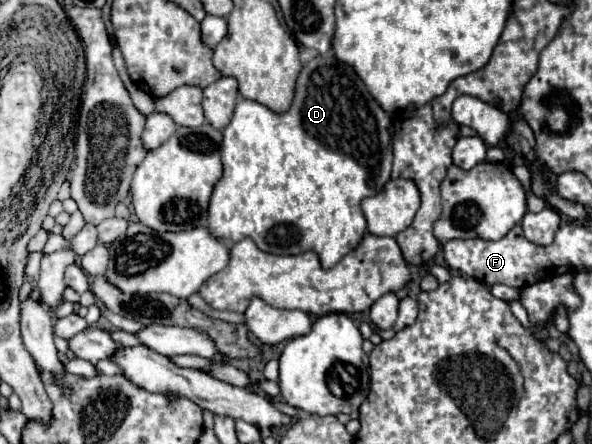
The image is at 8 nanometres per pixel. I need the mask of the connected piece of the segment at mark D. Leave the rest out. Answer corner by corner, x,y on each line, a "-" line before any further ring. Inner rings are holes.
330,52
302,66
292,106
286,112
276,114
258,102
238,100
234,118
224,128
224,176
214,186
210,198
210,232
228,242
240,242
248,236
260,250
270,254
302,254
314,250
324,268
334,266
358,246
366,232
366,218
362,216
360,202
378,194
390,180
390,124
390,114
370,96
354,68
340,62

